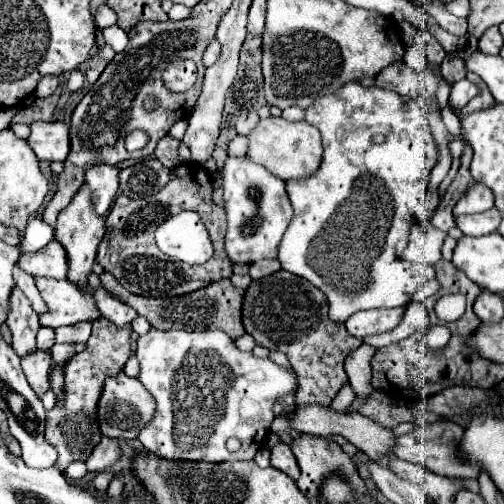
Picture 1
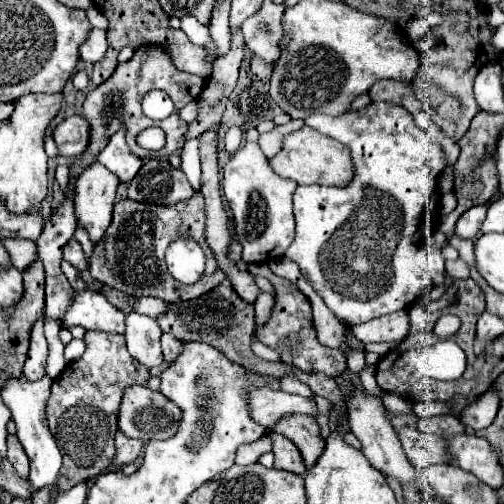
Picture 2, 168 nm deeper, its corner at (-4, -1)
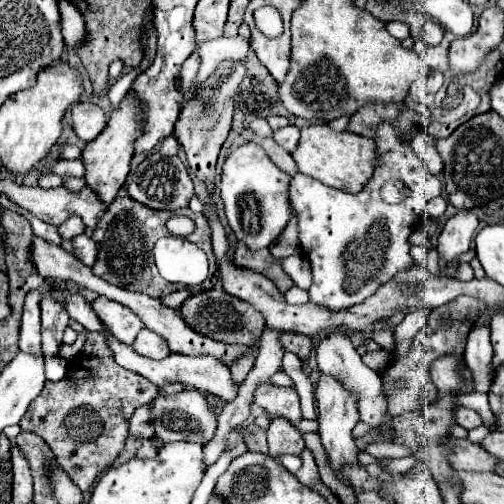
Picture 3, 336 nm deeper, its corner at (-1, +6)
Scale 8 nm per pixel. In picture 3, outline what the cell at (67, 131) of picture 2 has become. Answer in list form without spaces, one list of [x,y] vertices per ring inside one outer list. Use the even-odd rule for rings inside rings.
[[[77,103],[73,109],[73,131],[81,141],[93,141],[105,129],[105,113],[95,103]]]

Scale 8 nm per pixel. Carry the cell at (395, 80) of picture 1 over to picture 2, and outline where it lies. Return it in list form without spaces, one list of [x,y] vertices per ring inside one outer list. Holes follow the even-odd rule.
[[[380,80],[370,88],[370,98],[374,102],[392,102],[408,110],[412,116],[422,110],[422,104],[418,102],[412,84],[400,84],[396,80]]]

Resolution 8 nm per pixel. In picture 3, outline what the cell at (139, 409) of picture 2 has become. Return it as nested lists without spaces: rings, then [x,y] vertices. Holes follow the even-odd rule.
[[[185,389],[175,395],[157,395],[151,403],[151,421],[155,427],[155,437],[159,437],[163,443],[171,441],[199,441],[207,443],[217,427],[217,421],[213,413],[209,411],[209,403],[203,393],[197,389]]]

